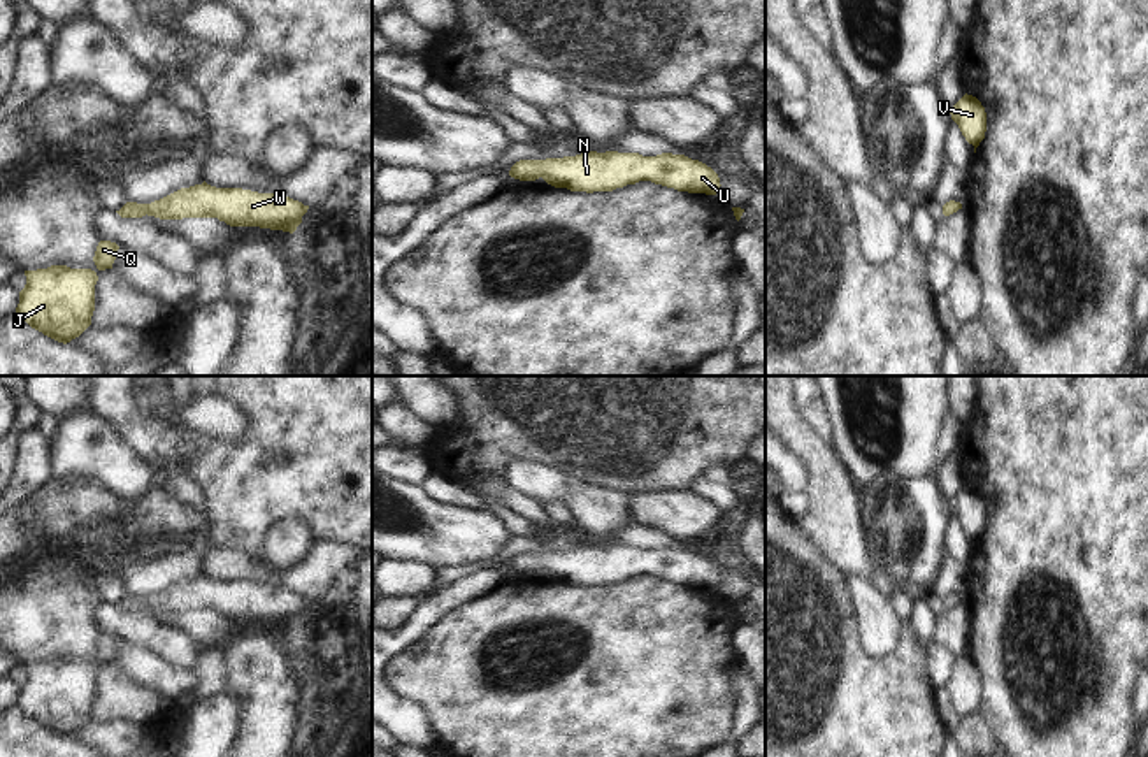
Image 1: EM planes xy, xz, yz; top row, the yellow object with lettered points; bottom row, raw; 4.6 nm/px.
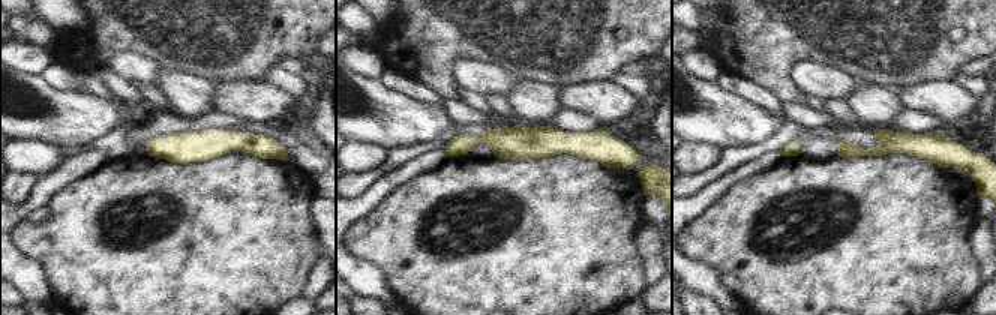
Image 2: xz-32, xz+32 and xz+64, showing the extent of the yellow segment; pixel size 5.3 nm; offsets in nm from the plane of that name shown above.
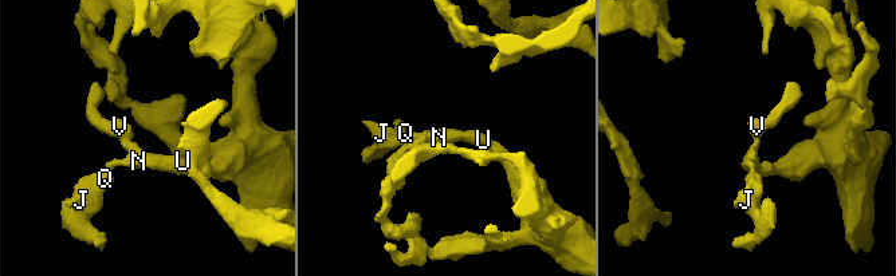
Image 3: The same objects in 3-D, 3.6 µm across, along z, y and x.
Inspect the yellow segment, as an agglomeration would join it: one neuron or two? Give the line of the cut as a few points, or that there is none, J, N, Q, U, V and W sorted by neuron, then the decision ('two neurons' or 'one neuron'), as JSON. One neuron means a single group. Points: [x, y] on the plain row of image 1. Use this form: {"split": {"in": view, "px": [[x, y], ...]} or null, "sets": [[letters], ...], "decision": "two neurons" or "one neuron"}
{"split": null, "sets": [["J", "N", "Q", "U", "V", "W"]], "decision": "one neuron"}

